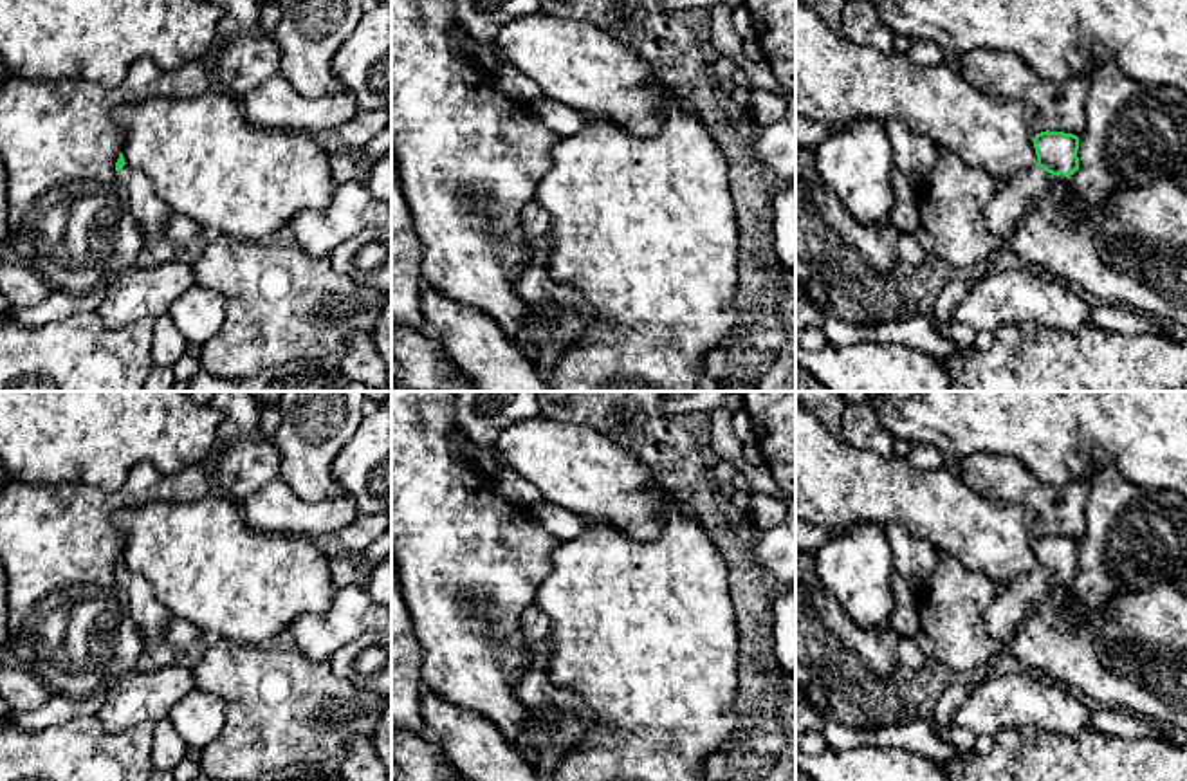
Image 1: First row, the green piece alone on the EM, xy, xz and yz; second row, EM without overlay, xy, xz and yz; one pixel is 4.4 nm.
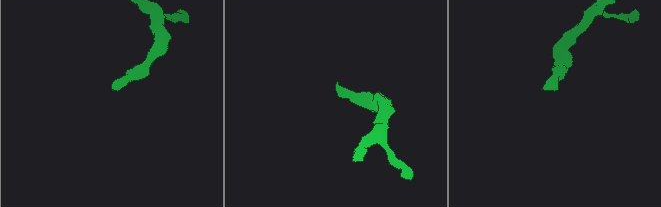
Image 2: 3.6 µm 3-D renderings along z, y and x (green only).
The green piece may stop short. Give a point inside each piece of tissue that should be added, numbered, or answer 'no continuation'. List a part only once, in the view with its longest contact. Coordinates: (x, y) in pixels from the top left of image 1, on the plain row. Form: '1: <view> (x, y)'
1: yz (1018, 601)

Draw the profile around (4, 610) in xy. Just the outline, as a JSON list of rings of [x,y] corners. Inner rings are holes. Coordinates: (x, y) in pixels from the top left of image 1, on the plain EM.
[[[0,561],[0,646],[9,639],[9,606],[7,606],[7,575]]]

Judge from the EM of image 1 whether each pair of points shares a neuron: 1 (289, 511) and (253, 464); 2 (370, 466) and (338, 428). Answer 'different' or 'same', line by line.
1: different
2: different

